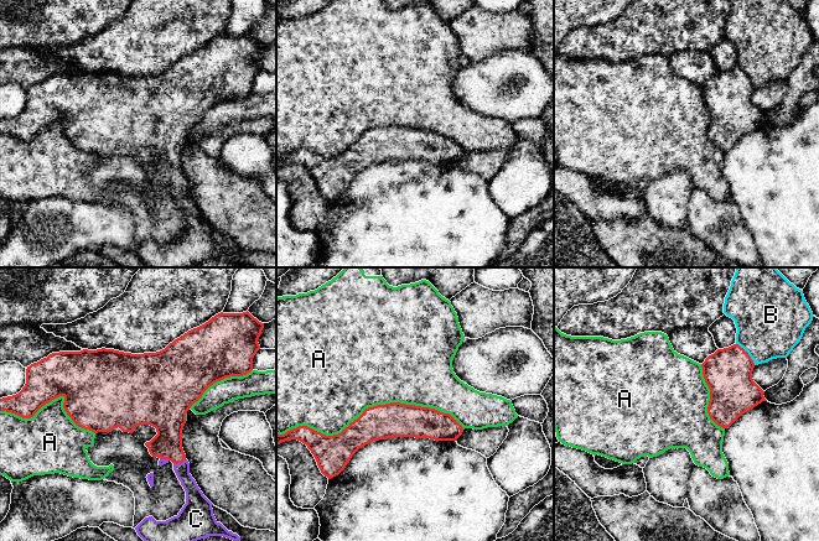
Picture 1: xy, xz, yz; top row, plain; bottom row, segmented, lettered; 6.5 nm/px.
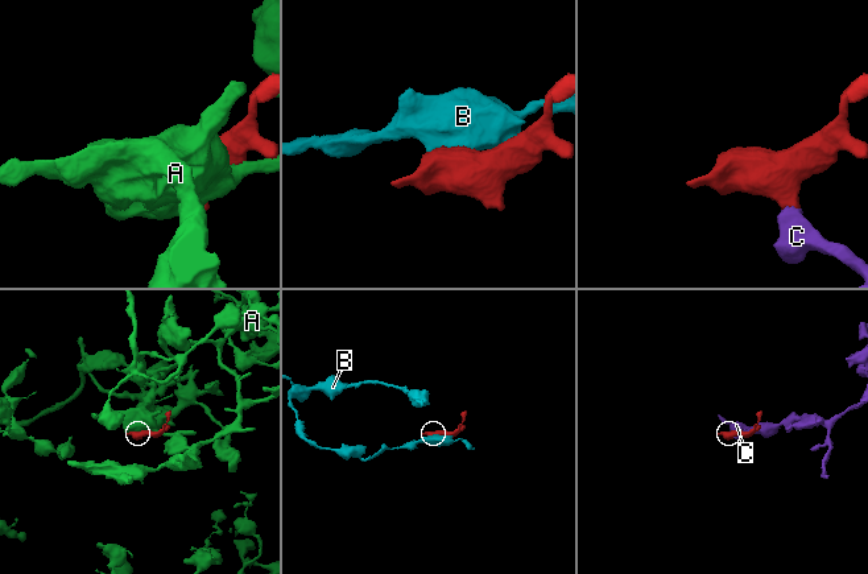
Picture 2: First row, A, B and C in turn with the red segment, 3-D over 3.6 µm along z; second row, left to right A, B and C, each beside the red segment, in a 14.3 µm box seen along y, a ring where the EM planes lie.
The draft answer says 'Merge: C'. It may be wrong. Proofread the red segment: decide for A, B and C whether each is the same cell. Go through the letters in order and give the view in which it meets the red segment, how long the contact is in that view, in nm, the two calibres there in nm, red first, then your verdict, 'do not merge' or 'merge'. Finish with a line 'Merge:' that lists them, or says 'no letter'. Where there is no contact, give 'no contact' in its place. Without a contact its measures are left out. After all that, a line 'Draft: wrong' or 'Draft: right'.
A: contact in xz; length 1200 nm; calibres 220 and 500 nm; do not merge
B: contact in yz; length 190 nm; calibres 320 and 440 nm; do not merge
C: contact in xy; length 90 nm; calibres 190 and 110 nm; merge
Merge: C
Draft: right

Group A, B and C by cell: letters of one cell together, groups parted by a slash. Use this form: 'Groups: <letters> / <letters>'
Groups: A / B / C

